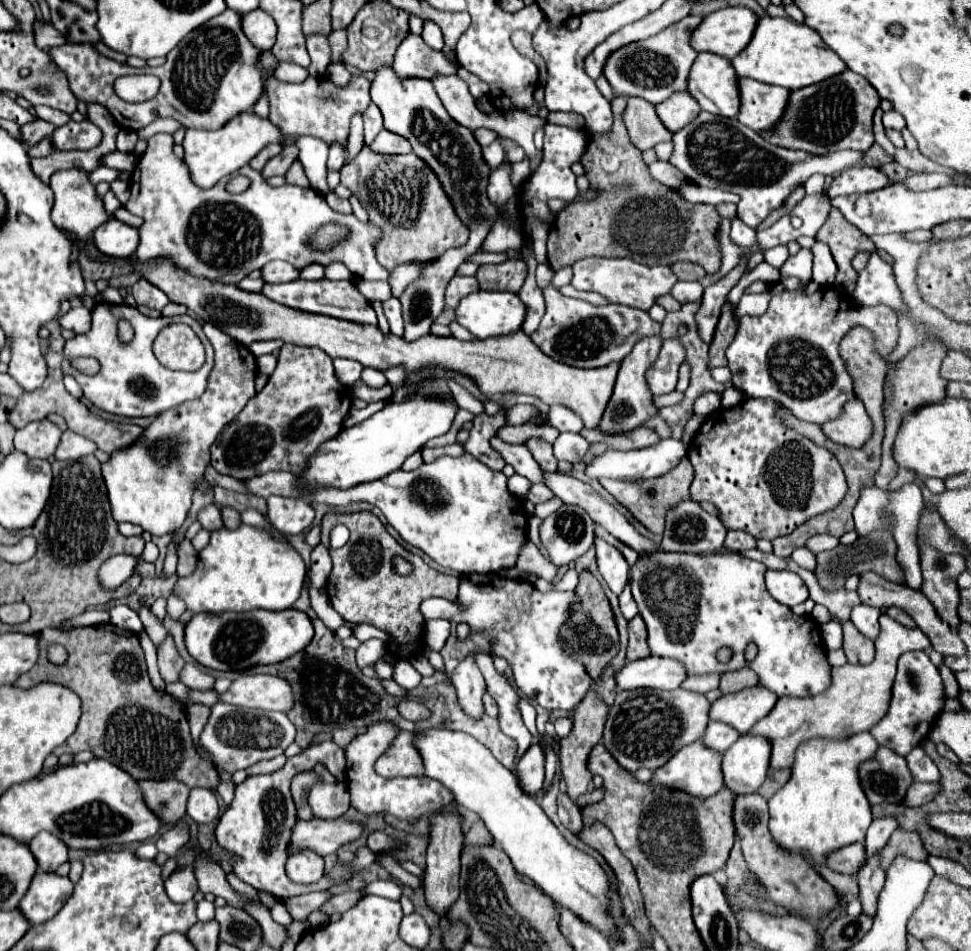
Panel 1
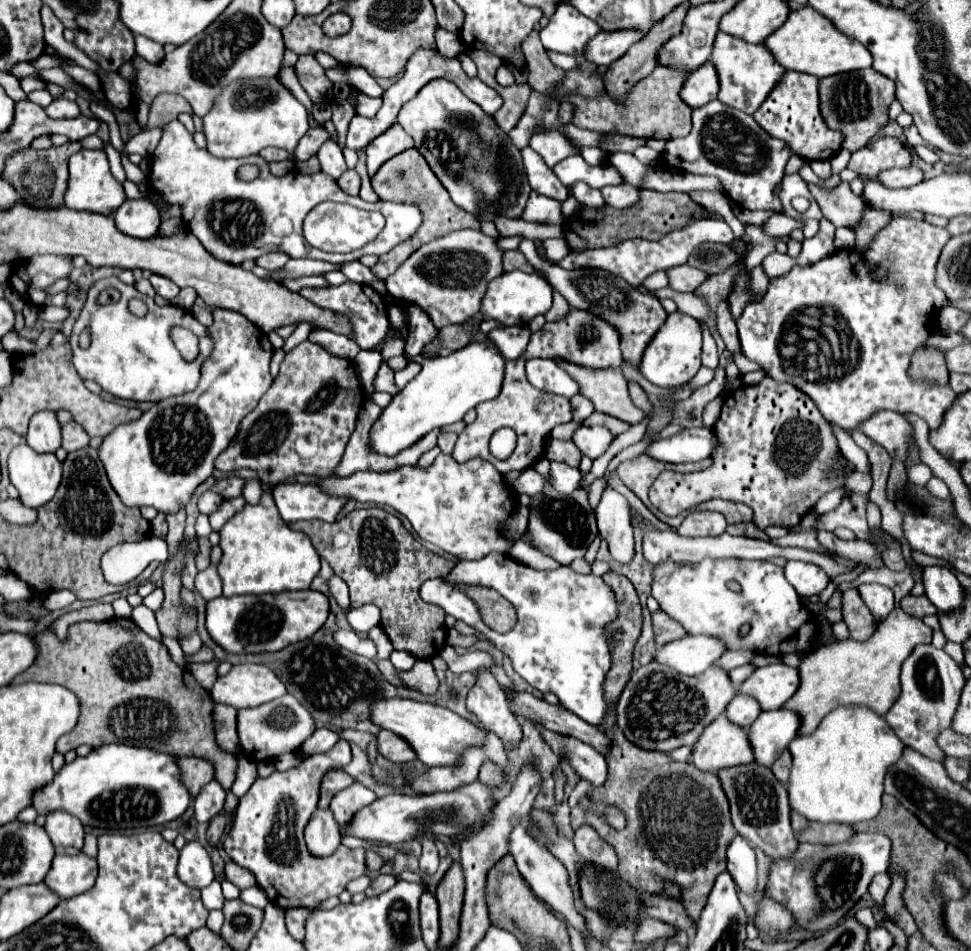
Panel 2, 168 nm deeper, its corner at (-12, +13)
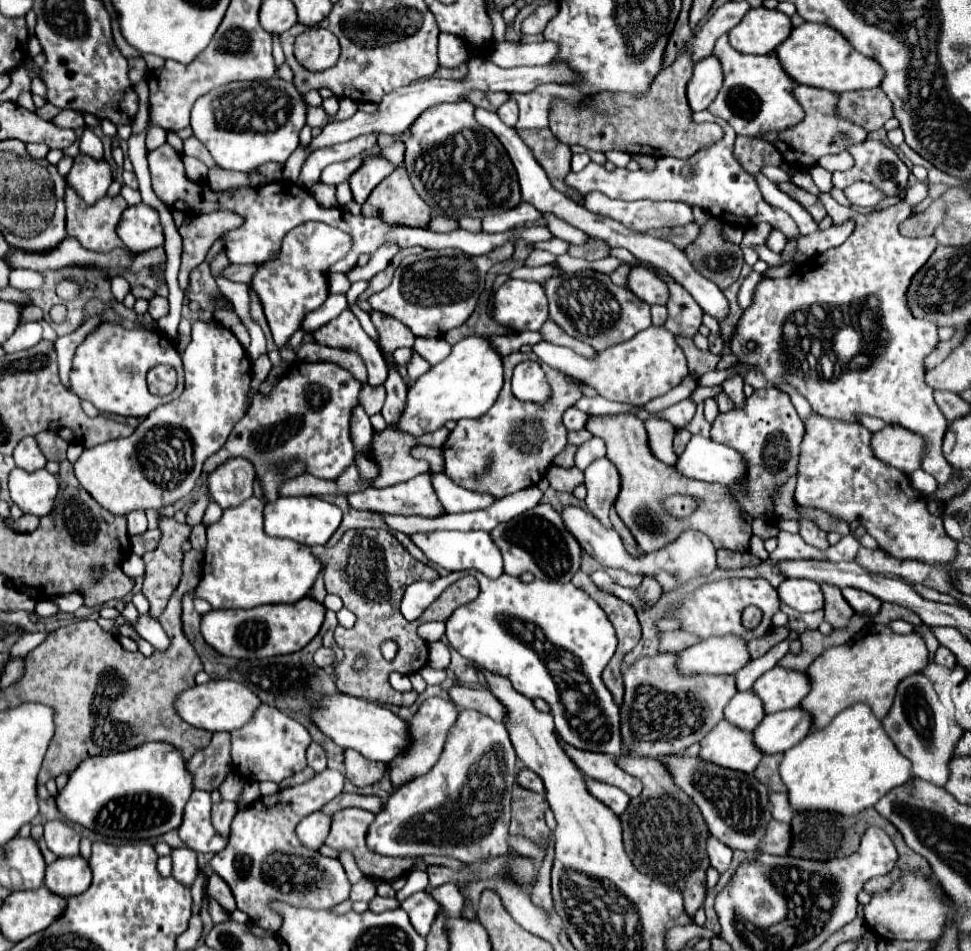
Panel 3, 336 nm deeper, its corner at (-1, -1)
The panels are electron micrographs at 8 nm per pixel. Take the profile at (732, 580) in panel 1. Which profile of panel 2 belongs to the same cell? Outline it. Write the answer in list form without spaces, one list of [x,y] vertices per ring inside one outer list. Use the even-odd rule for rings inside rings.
[[[704,558],[698,564],[676,564],[672,568],[664,568],[662,564],[654,566],[652,574],[652,596],[658,600],[660,608],[676,622],[682,624],[686,634],[706,634],[720,638],[728,650],[750,650],[756,654],[798,654],[804,656],[812,652],[816,638],[816,618],[808,610],[804,610],[798,592],[788,584],[784,572],[778,564],[766,560],[744,560],[744,558]],[[750,624],[750,632],[740,638],[738,630]]]

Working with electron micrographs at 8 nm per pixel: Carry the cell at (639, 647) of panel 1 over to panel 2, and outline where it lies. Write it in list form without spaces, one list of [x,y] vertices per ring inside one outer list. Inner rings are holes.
[[[662,610],[652,612],[652,628],[654,628],[654,638],[656,644],[668,644],[672,640],[682,638],[686,632],[684,628],[680,628],[680,624],[676,624],[676,620],[670,620],[670,616]]]

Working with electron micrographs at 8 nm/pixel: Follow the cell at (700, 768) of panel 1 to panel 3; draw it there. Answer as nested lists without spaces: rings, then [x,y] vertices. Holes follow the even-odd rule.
[[[721,720],[709,738],[701,740],[701,758],[707,762],[717,762],[741,772],[753,772],[763,758],[763,752],[753,742],[753,732],[737,728],[727,720]]]

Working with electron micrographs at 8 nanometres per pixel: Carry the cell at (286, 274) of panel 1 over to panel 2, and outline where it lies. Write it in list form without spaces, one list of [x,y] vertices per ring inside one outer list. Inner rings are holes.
[[[270,252],[268,256],[260,256],[260,260],[256,260],[256,264],[266,270],[276,272],[276,270],[282,270],[288,260],[290,260],[290,256],[284,252]]]

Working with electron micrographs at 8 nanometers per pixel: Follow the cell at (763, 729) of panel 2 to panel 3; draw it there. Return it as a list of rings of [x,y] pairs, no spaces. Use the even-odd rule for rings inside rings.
[[[801,706],[781,710],[777,714],[767,714],[753,732],[755,746],[759,746],[763,754],[785,752],[799,744],[811,732],[811,728],[813,716]]]

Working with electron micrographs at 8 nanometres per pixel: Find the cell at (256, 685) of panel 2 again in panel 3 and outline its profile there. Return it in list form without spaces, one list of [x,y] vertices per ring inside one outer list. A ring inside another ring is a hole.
[[[209,680],[207,684],[197,684],[183,690],[175,698],[175,712],[187,724],[215,734],[215,732],[233,732],[241,728],[245,722],[249,722],[249,718],[253,716],[253,710],[257,710],[259,704],[261,700],[257,698],[257,694],[253,694],[253,690],[249,690],[247,686],[241,686],[239,682]]]

